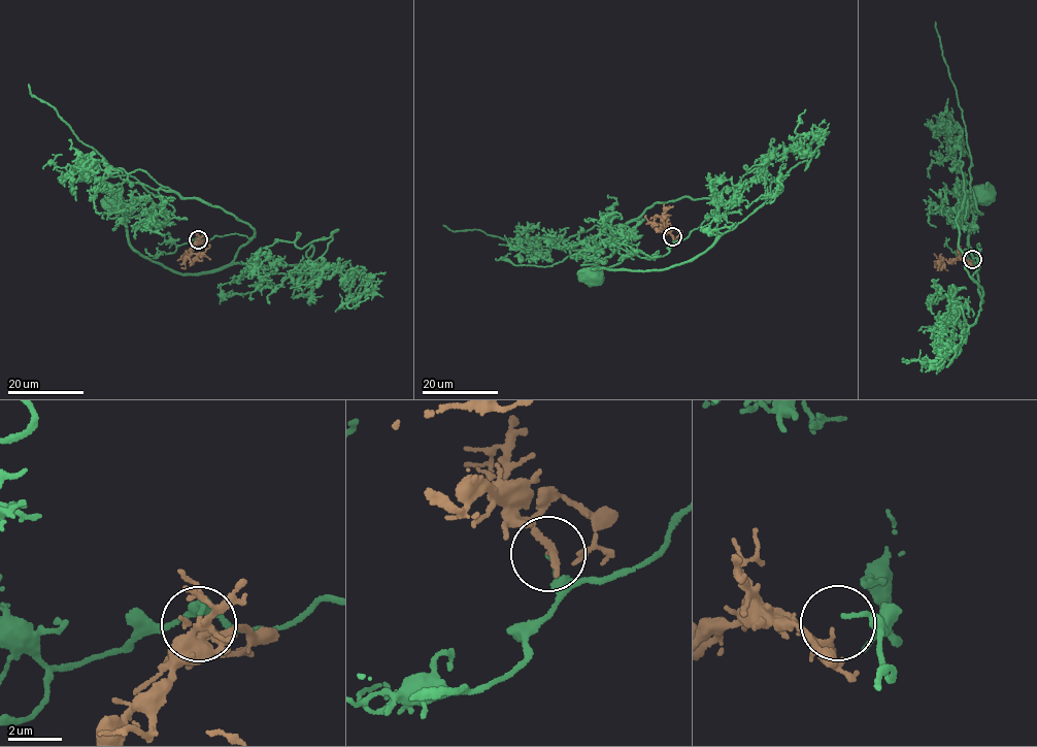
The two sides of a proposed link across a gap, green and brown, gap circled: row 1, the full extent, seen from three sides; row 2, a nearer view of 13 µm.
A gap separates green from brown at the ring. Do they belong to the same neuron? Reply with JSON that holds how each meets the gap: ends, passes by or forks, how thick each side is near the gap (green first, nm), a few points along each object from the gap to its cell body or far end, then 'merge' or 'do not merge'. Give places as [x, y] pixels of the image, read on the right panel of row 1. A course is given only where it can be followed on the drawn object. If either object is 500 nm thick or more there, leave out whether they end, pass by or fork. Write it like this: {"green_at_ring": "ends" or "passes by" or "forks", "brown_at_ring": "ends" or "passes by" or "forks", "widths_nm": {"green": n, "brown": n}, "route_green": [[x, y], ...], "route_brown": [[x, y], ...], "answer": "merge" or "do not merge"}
{"green_at_ring": "ends", "brown_at_ring": "passes by", "widths_nm": {"green": 140, "brown": 180}, "route_green": [[972, 258], [979, 267], [973, 278], [981, 288], [983, 300], [968, 242], [975, 205], [983, 196]], "route_brown": [[971, 260], [959, 258], [950, 262], [941, 259], [940, 262], [943, 257]], "answer": "merge"}

